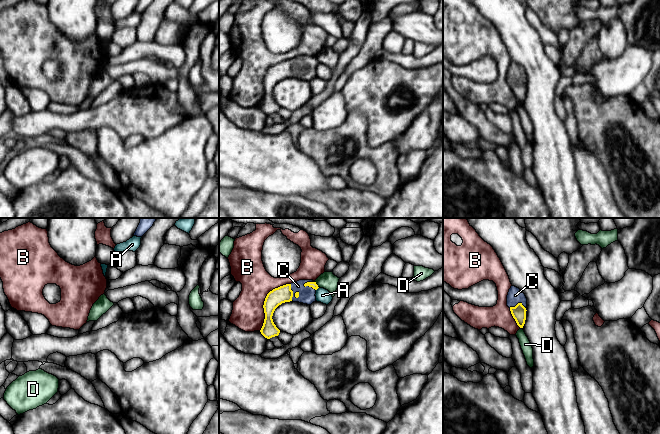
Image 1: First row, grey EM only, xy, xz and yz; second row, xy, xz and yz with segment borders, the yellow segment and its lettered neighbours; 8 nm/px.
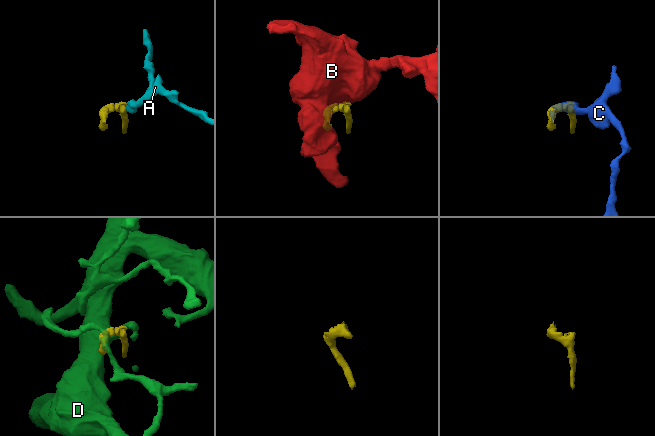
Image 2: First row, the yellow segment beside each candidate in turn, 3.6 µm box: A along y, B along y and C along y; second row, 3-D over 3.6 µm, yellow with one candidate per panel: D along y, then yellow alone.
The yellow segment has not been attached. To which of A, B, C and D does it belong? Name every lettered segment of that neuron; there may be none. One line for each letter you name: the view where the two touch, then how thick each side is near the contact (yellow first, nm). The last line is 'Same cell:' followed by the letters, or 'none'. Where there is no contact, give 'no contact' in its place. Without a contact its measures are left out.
C: xz | 140/130 nm
Same cell: C

